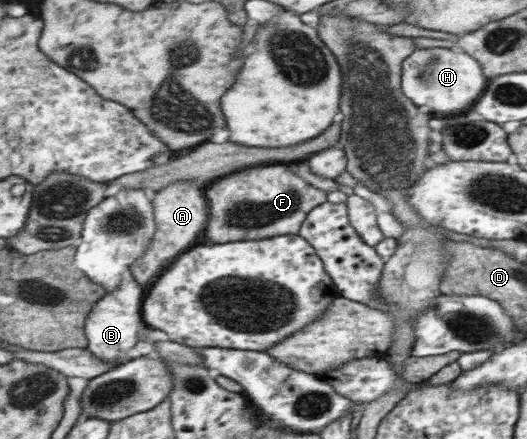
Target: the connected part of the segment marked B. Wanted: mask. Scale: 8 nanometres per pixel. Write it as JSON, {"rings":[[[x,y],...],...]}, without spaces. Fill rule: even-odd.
{"rings":[[[127,279],[123,286],[113,292],[105,292],[104,297],[94,307],[86,321],[86,349],[105,365],[115,365],[120,358],[127,356],[129,348],[138,342],[139,331],[145,327],[140,314],[140,303],[144,289],[133,280]]]}

